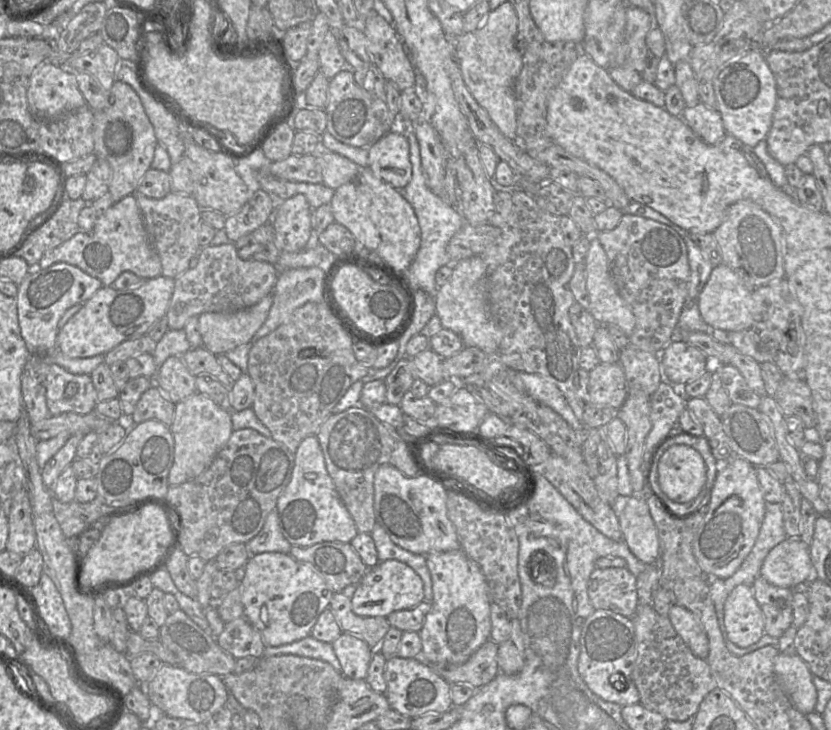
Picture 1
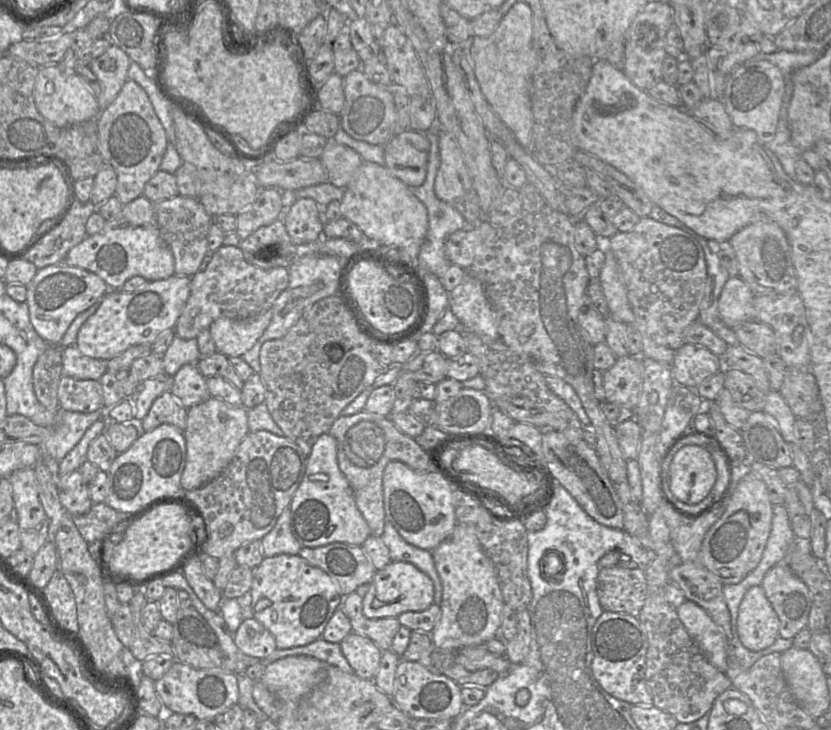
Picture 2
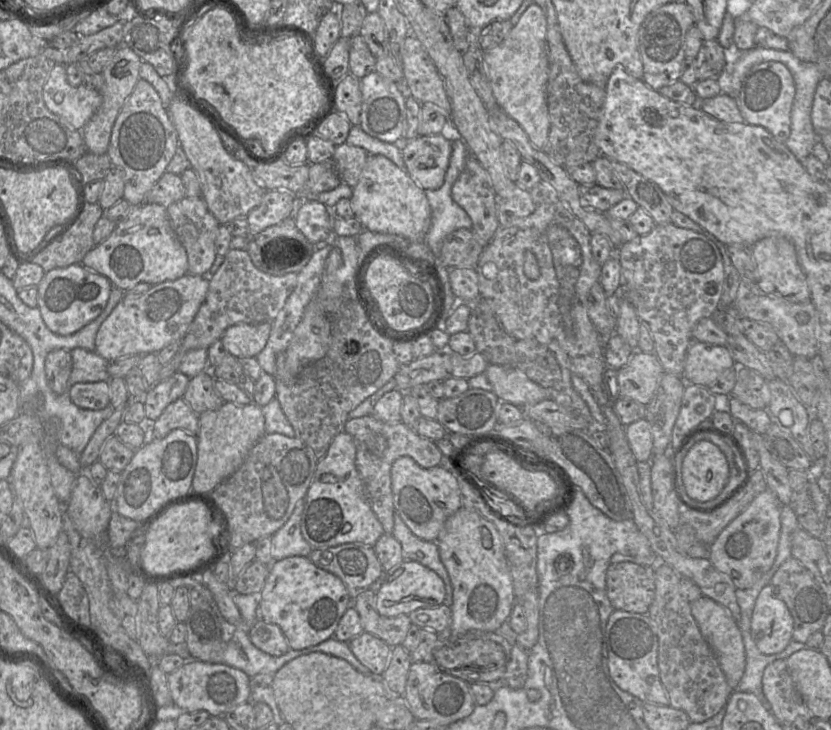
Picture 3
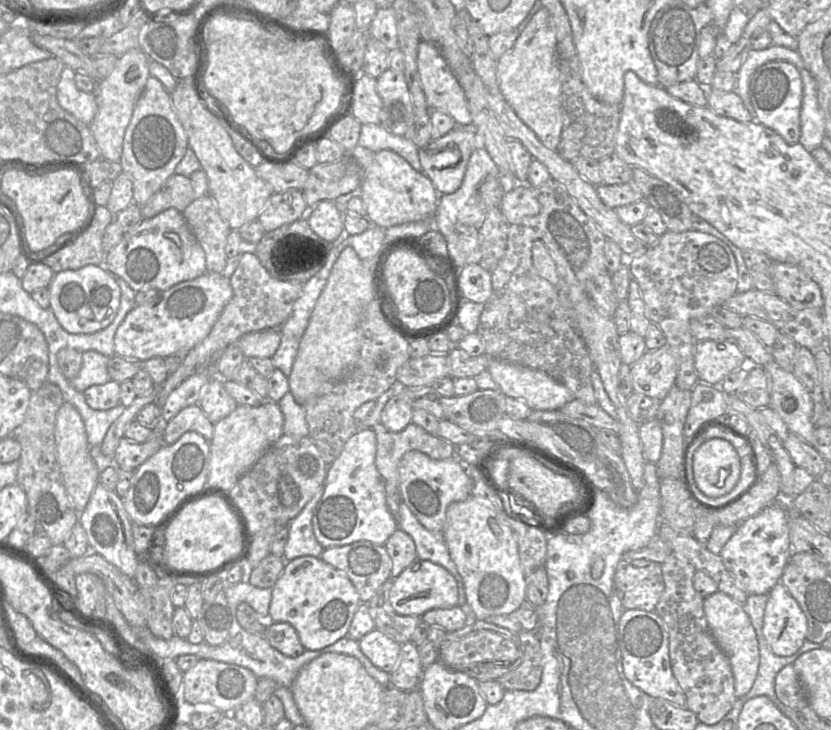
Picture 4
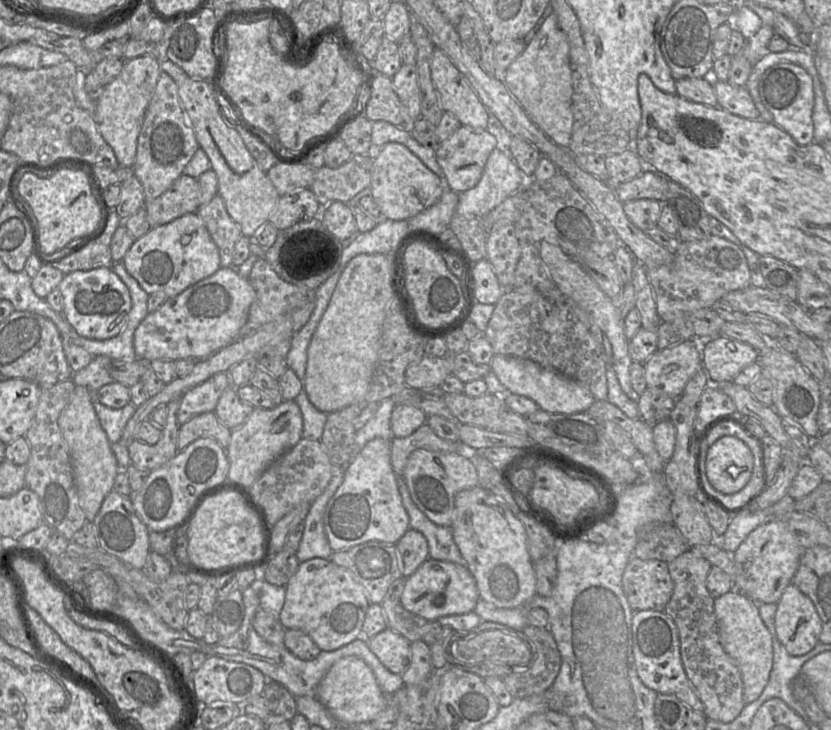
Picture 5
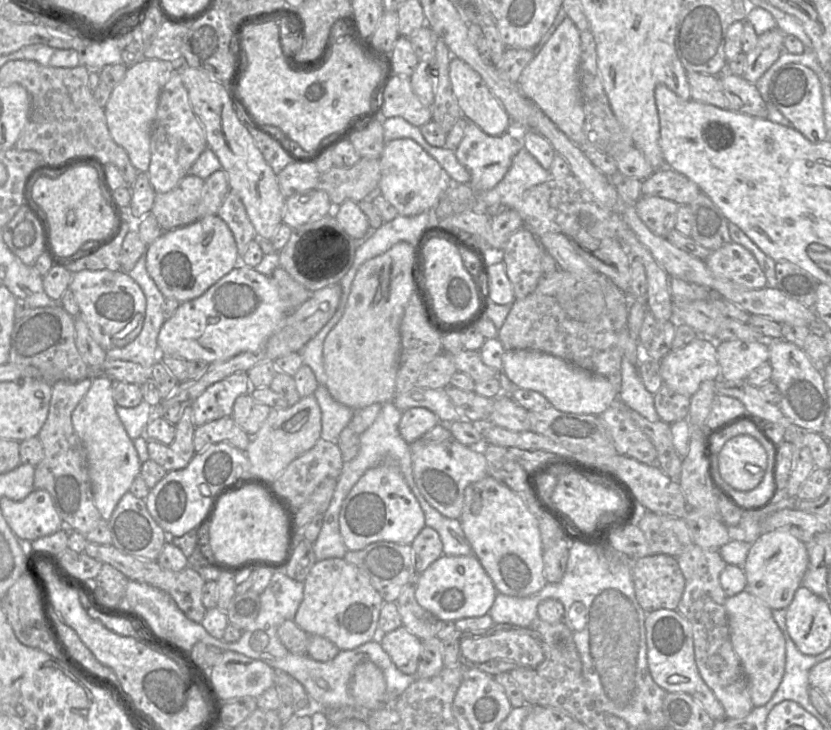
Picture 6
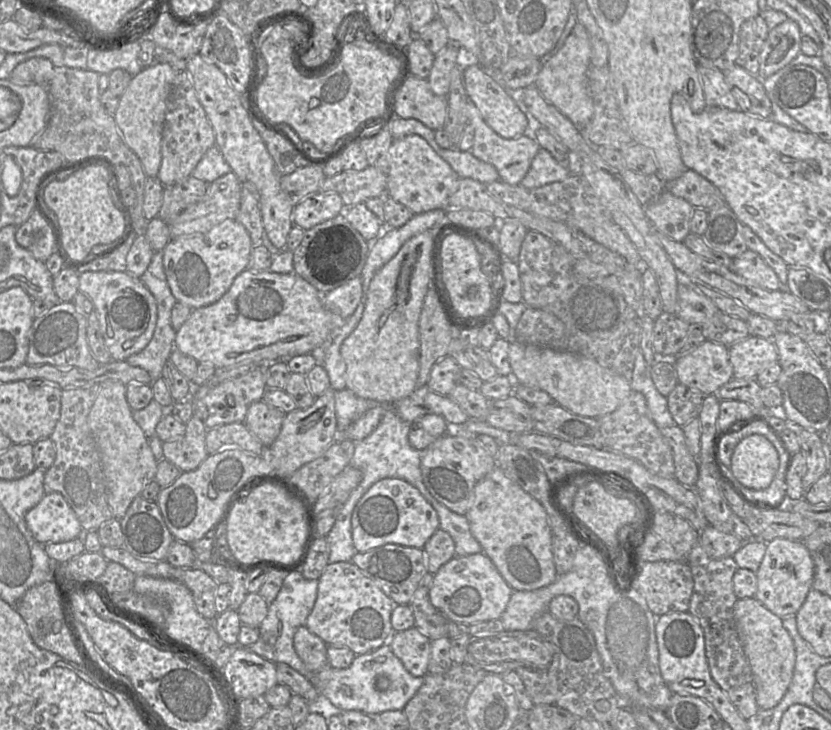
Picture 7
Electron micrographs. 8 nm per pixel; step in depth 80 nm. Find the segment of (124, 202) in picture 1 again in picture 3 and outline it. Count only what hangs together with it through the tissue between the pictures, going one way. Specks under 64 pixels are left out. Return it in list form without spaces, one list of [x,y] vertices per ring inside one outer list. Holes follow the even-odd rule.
[[[148,202],[132,205],[127,217],[116,224],[115,229],[105,241],[96,244],[84,256],[81,264],[107,277],[112,286],[124,291],[141,282],[155,285],[176,280],[188,274],[187,252],[170,224],[166,206]]]

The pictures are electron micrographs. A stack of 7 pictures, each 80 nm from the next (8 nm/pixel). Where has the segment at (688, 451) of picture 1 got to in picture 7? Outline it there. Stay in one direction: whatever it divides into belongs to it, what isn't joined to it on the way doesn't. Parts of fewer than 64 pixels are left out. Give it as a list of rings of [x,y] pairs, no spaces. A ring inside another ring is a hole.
[[[750,435],[734,448],[730,471],[736,481],[752,490],[763,490],[773,481],[779,468],[774,445],[762,435]]]

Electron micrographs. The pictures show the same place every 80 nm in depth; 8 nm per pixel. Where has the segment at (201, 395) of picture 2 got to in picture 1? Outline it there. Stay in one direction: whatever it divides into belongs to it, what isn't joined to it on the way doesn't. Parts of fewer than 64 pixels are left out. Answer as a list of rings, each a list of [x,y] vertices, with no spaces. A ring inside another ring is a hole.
[[[169,357],[158,367],[153,377],[154,385],[173,403],[178,403],[197,393],[195,376],[189,372],[180,357]]]

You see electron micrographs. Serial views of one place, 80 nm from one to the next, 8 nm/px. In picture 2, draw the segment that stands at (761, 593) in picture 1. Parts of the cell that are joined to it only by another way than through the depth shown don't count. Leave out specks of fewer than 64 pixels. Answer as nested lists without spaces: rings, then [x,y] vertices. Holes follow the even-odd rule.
[[[786,562],[777,563],[760,585],[779,618],[779,637],[793,639],[806,629],[814,596]]]

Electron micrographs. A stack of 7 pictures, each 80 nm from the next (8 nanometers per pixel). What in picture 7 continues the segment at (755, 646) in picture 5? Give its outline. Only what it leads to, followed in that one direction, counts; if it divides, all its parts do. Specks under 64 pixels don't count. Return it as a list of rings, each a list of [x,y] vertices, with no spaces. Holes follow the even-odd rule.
[[[754,598],[738,599],[734,620],[739,641],[749,662],[756,690],[756,703],[761,710],[772,709],[784,697],[791,683],[796,654],[794,643],[782,620]]]

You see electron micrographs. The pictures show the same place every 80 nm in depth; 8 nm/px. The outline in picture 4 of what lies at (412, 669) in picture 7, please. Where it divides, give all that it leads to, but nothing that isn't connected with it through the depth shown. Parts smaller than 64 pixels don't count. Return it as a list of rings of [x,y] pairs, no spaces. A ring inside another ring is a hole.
[[[373,630],[359,641],[361,651],[380,670],[391,673],[398,664],[401,644],[378,630]]]

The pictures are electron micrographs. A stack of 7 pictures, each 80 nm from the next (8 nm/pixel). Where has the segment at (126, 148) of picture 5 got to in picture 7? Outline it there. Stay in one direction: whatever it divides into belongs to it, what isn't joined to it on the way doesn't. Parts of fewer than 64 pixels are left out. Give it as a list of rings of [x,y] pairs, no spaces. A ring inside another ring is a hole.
[[[156,63],[134,75],[119,104],[114,120],[127,146],[139,157],[147,176],[156,177],[161,165],[161,139],[167,98],[178,71],[168,63]]]

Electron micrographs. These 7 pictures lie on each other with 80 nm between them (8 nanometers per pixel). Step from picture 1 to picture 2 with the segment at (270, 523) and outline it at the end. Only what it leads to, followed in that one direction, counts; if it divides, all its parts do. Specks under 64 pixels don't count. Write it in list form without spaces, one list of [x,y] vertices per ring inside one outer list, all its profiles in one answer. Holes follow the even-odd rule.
[[[287,506],[272,530],[261,539],[261,550],[264,557],[280,554],[298,555],[303,546],[293,535],[290,520],[291,512]]]

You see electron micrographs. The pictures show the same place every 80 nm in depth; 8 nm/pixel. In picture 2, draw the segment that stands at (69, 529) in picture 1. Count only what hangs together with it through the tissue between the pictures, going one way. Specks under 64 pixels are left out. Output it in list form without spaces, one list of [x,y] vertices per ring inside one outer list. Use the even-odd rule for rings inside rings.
[[[94,503],[86,514],[71,517],[86,542],[101,545],[106,537],[123,531],[130,520],[126,514],[106,503]]]

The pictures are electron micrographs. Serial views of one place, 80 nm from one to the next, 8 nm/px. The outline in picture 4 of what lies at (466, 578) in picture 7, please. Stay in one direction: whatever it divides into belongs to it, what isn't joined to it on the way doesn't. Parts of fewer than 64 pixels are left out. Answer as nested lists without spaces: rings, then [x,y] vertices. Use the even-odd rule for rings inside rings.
[[[417,559],[393,578],[389,601],[396,613],[421,617],[429,610],[464,605],[464,594],[461,582],[444,567],[428,560]]]

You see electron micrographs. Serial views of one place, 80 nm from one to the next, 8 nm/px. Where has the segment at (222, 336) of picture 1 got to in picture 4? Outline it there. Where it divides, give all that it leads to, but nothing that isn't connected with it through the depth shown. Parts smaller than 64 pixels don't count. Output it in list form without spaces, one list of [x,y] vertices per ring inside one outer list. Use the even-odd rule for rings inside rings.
[[[278,328],[250,332],[239,338],[235,345],[247,358],[271,358],[281,341]]]

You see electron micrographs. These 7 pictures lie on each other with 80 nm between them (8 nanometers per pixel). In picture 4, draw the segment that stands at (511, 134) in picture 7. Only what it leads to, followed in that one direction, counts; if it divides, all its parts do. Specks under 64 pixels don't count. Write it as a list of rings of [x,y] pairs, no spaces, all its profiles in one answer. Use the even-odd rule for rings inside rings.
[[[420,42],[417,67],[421,87],[431,110],[443,110],[460,125],[471,125],[465,92],[433,42]]]

